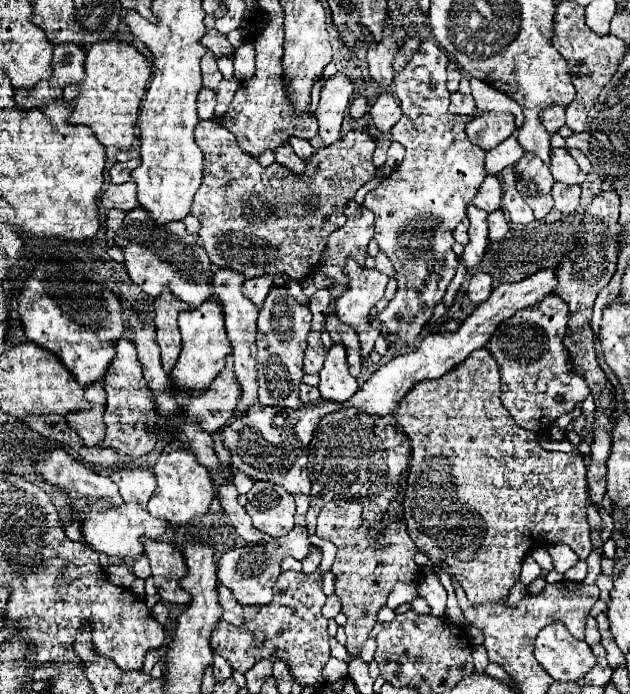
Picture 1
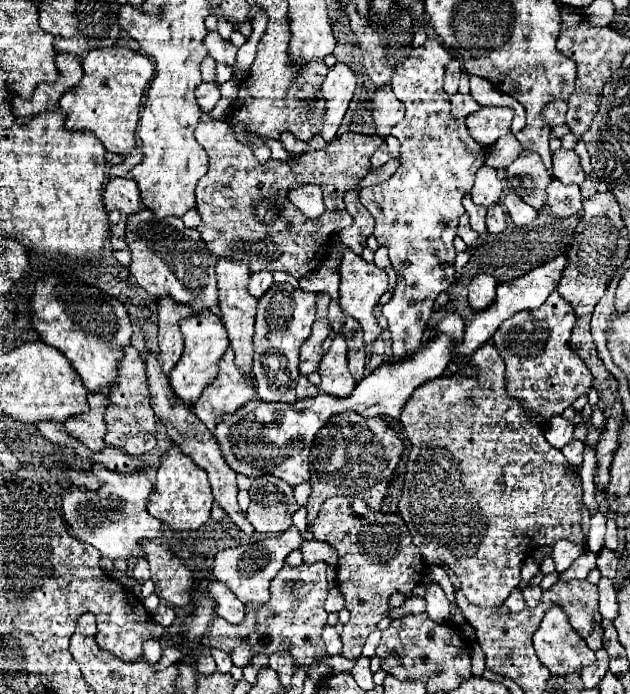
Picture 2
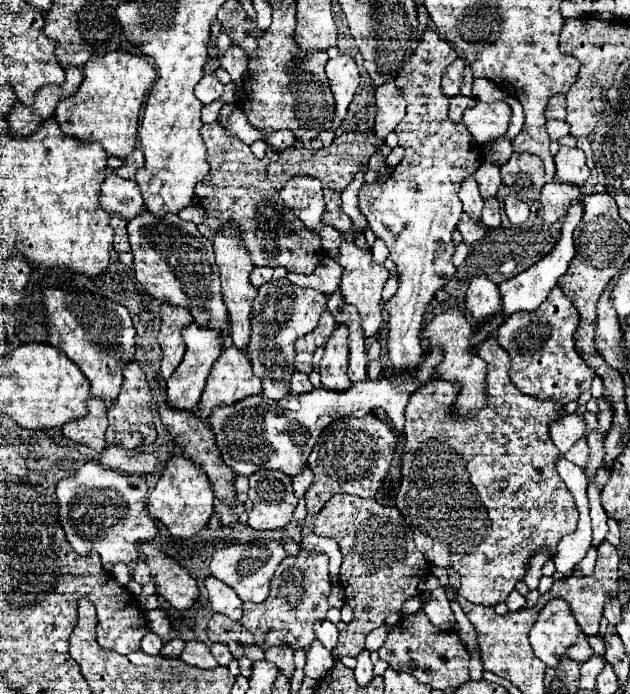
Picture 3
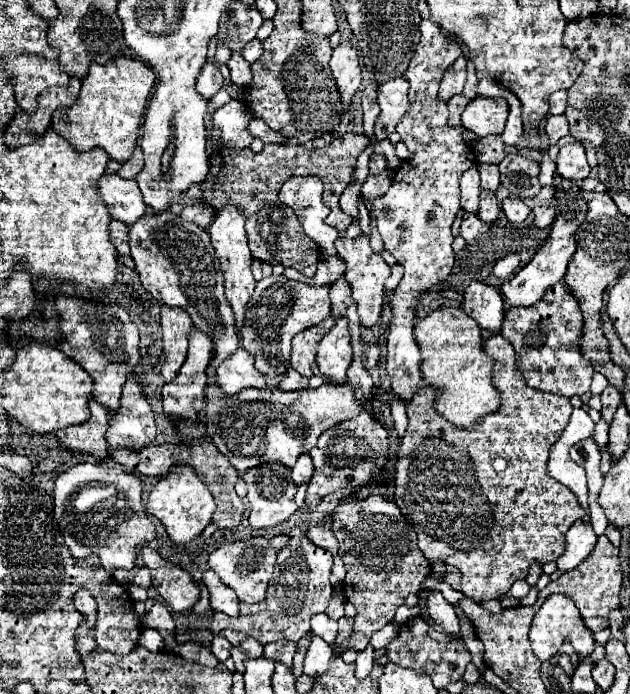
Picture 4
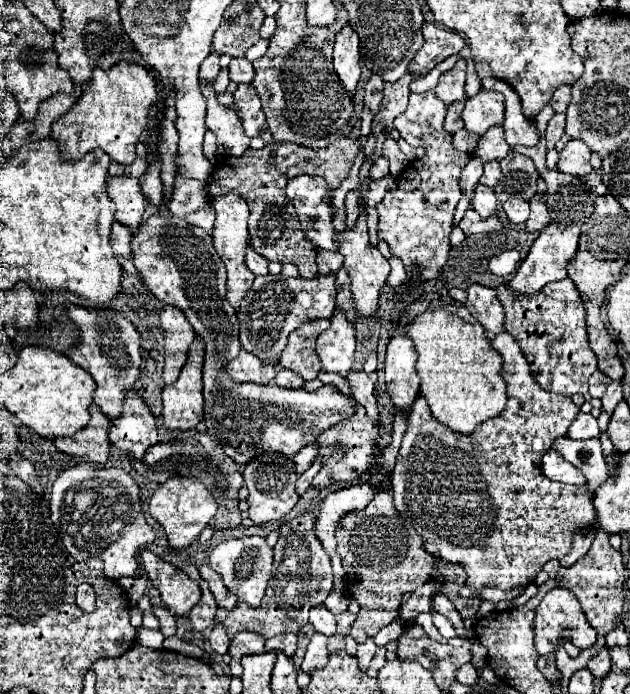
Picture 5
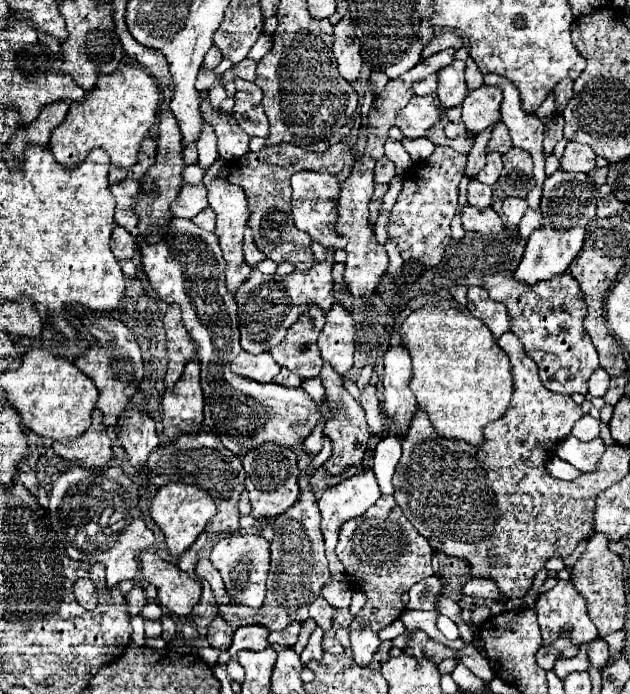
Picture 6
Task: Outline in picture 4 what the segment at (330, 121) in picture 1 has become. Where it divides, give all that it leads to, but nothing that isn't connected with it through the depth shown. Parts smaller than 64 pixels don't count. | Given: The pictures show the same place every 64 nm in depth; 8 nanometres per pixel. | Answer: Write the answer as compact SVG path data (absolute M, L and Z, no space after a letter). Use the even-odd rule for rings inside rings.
M342 42L334 52L328 62L328 68L336 80L336 88L340 92L340 100L344 110L348 108L352 96L356 94L362 74L360 74L360 62L356 50L350 46L350 42Z

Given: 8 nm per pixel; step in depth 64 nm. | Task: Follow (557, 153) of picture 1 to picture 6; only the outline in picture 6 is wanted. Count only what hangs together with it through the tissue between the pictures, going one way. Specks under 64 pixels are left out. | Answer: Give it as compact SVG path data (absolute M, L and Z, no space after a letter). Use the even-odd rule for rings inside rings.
M568 142L564 156L560 160L560 168L564 172L584 172L588 174L594 168L596 154L592 148L580 144L580 142Z

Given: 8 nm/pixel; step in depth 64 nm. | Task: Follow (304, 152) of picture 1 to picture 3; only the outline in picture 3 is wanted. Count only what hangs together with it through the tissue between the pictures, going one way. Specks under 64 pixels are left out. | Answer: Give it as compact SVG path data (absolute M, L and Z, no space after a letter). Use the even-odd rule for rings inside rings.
M280 130L280 132L274 132L272 136L266 134L266 144L276 146L276 148L280 148L280 150L286 150L286 148L294 148L298 142L296 142L296 138L292 136L292 132Z

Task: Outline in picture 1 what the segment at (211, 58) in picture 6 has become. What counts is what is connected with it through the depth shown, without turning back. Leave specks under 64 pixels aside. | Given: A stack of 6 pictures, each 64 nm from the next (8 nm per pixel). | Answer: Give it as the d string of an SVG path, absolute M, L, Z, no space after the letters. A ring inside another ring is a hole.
M200 90L198 94L198 120L212 120L214 118L214 106L216 106L216 92L212 90Z

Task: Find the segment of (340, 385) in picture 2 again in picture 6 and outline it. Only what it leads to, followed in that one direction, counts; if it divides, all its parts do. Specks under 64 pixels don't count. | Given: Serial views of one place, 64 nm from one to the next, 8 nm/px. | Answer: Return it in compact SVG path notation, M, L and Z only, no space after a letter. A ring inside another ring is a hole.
M334 304L332 310L326 314L326 326L318 336L318 348L324 358L338 374L346 374L352 368L352 354L354 354L354 318L352 314Z

